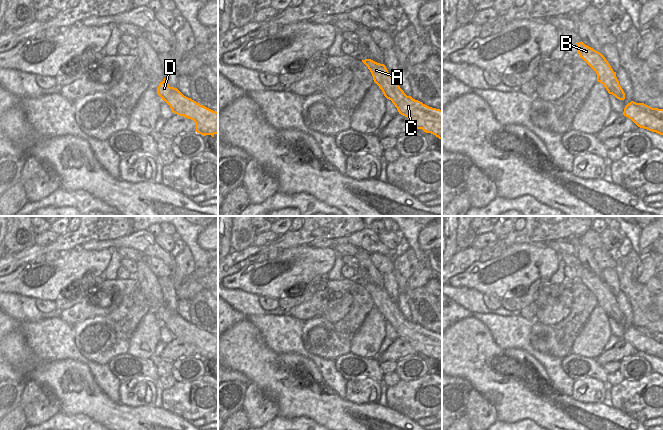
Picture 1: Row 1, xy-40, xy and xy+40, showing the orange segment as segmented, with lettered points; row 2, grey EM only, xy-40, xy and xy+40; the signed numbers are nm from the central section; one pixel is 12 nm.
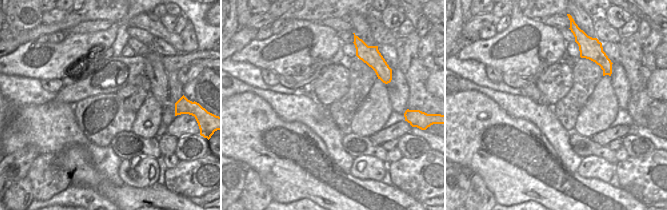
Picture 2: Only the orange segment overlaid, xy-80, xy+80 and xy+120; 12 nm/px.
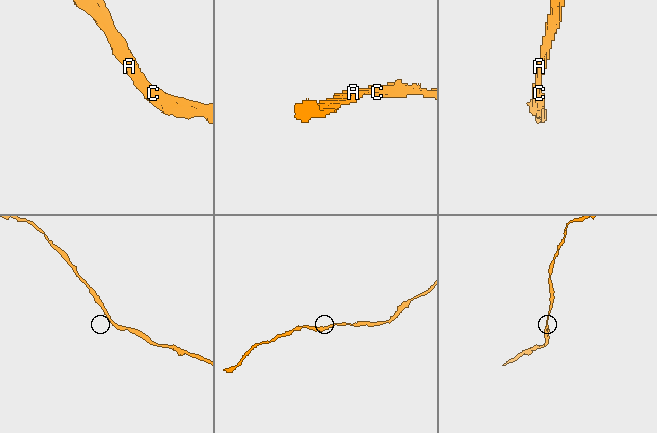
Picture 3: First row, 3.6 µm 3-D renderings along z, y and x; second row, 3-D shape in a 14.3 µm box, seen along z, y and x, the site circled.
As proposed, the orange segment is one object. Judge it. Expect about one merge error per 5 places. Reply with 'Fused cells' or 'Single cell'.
Single cell

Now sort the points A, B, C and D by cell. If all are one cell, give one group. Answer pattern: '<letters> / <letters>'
A B C D

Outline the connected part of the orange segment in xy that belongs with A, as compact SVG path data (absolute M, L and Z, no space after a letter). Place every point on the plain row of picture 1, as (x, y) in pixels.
M365 283L362 286L368 291L374 306L382 314L384 320L392 325L399 338L407 341L417 353L422 353L442 363L442 334L429 331L407 320L384 288L371 283Z

